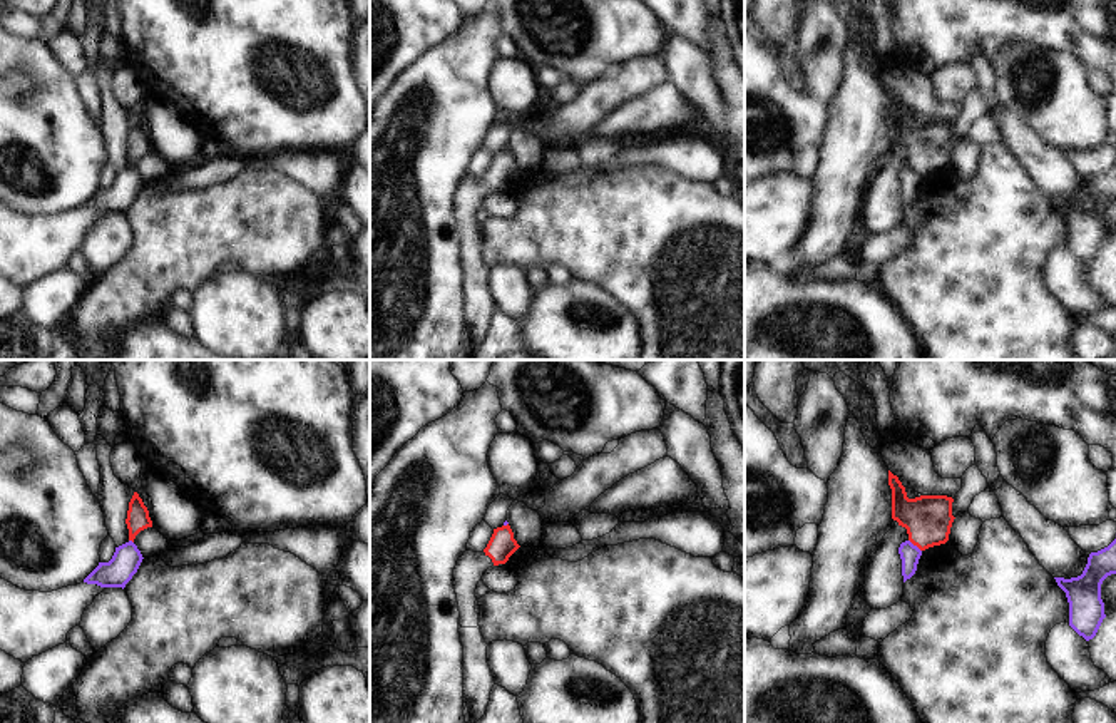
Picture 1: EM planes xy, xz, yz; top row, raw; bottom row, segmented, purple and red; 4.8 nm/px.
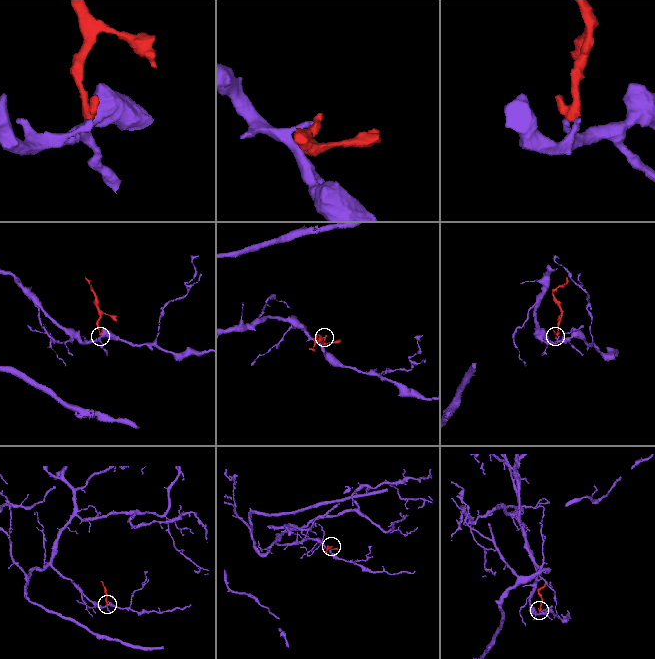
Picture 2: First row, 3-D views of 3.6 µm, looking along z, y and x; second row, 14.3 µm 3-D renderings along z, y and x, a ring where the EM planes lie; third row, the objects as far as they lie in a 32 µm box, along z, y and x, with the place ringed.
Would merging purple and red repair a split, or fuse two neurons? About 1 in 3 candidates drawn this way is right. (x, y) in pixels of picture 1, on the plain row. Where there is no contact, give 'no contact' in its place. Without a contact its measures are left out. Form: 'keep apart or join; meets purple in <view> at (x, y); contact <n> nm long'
keep apart; meets purple in yz at (916, 171); contact 90 nm long

